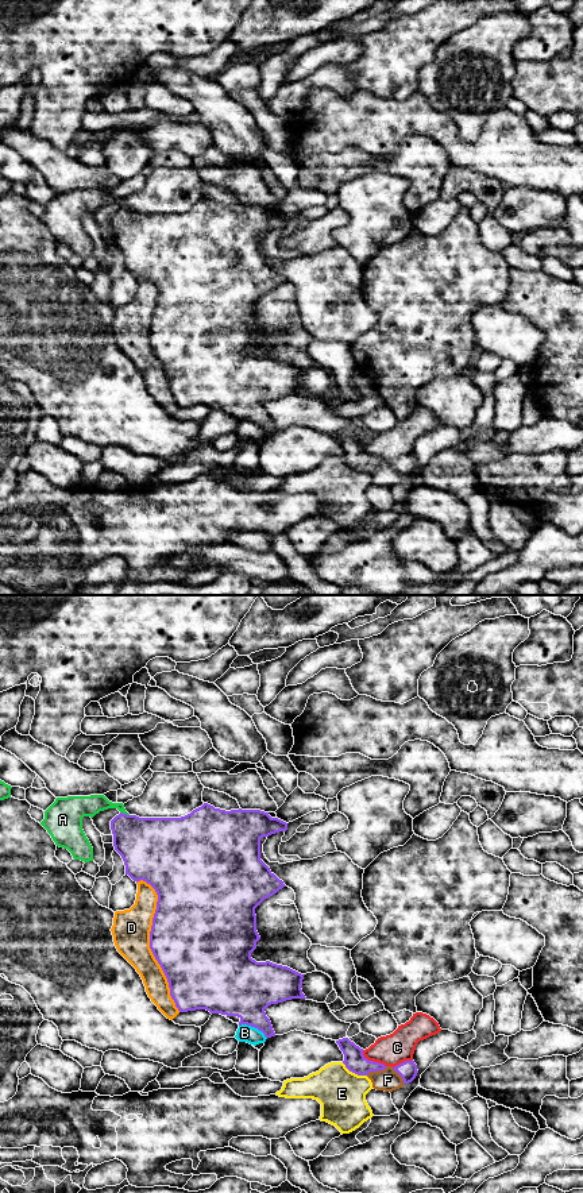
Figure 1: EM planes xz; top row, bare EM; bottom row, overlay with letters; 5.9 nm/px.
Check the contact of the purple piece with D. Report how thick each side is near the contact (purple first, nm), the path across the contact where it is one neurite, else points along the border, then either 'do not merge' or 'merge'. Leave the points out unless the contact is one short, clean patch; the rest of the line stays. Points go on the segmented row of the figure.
480 nm thick on the purple side, 220 nm on the other; do not merge

